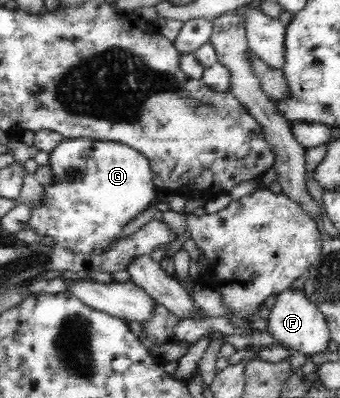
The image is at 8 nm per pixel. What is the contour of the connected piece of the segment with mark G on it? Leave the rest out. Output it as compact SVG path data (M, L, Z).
M89 138L65 139L50 153L49 163L54 179L49 187L43 187L41 199L31 208L28 227L70 253L105 254L117 242L121 228L155 202L151 166L143 154L129 146Z

